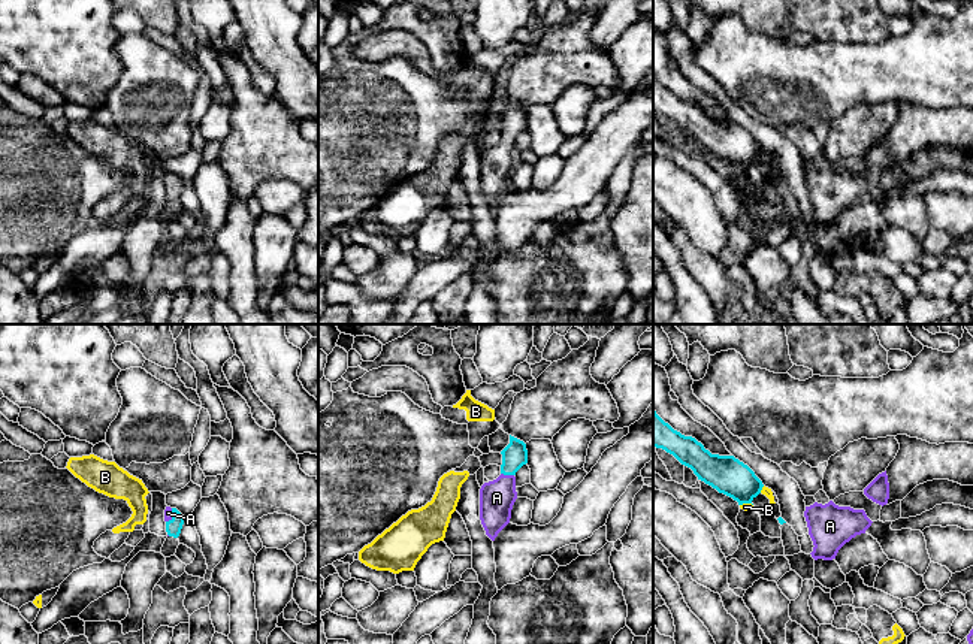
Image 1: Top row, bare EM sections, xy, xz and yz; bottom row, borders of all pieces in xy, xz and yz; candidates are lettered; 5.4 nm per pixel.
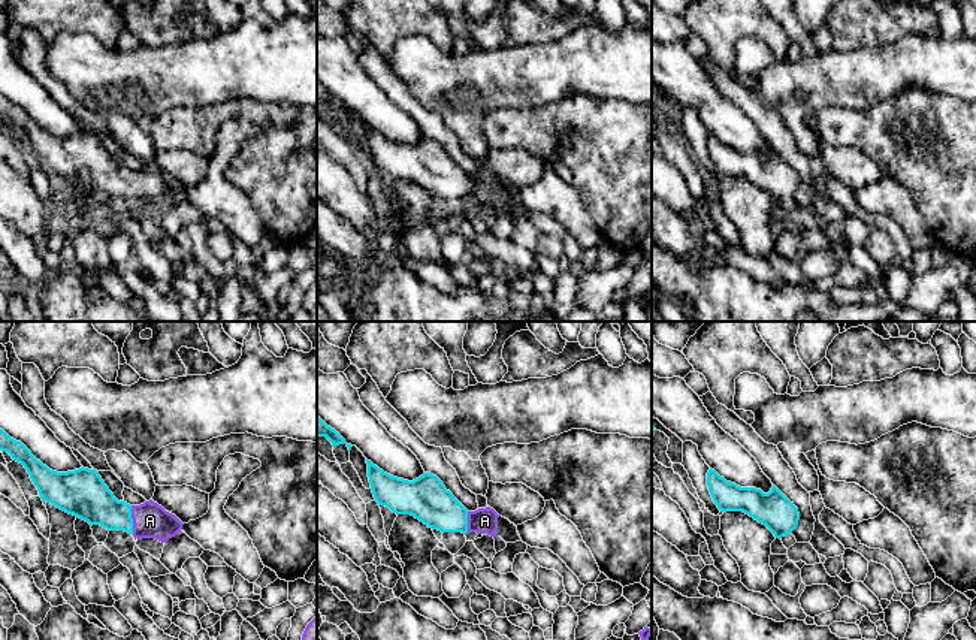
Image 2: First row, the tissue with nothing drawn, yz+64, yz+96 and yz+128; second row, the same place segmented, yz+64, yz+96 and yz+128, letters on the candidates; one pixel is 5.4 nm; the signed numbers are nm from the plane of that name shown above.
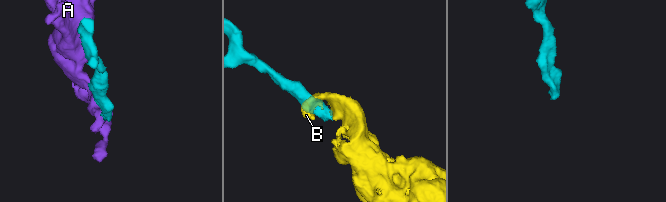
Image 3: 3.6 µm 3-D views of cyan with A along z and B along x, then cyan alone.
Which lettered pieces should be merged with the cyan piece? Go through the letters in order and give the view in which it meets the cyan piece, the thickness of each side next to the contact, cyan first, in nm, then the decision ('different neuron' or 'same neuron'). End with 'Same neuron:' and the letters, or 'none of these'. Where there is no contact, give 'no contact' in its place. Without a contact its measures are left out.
A: xz | 140/190 nm | same neuron
B: yz | 200/40 nm | different neuron
Same neuron: A

